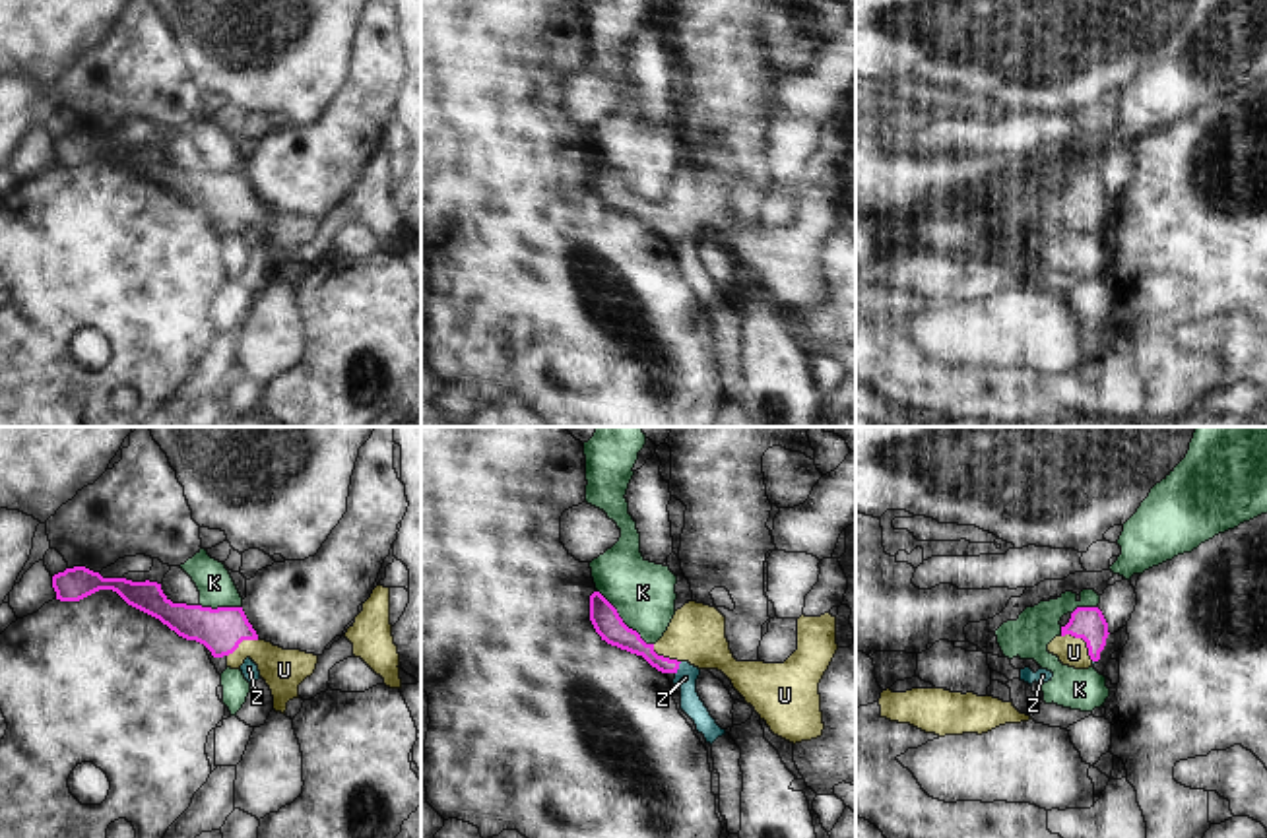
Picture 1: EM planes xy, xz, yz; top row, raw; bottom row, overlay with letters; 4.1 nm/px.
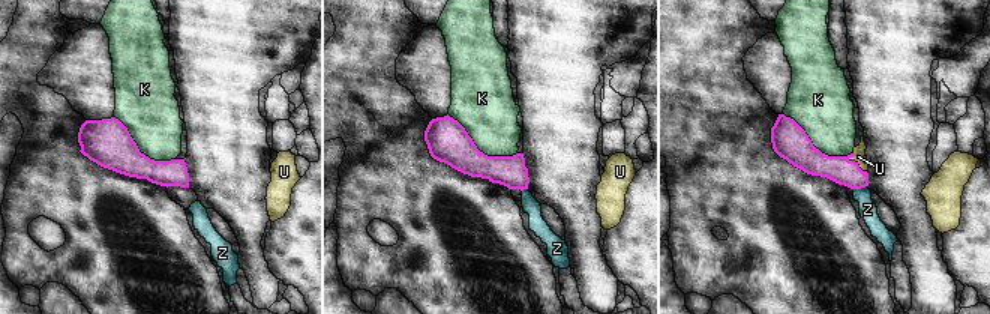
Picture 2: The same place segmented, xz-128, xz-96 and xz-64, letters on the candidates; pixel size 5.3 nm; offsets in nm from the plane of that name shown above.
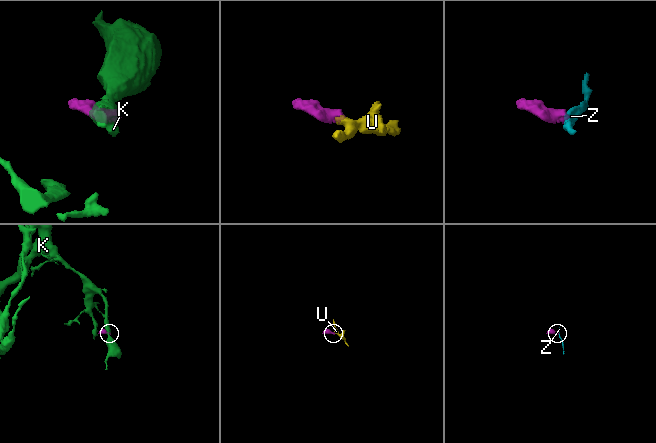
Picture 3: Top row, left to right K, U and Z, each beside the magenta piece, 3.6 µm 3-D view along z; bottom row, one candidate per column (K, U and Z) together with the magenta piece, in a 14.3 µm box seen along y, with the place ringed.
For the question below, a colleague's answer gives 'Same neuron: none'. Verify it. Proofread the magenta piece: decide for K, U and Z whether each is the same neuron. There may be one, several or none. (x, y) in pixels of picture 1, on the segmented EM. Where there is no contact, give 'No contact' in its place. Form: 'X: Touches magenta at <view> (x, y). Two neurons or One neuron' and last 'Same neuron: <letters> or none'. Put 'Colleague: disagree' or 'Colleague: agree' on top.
Colleague: disagree
K: Touches magenta at xz (621, 621). Two neurons
U: Touches magenta at yz (1083, 639). One neuron
Z: Touches magenta at xz (678, 668). Two neurons
Same neuron: U

